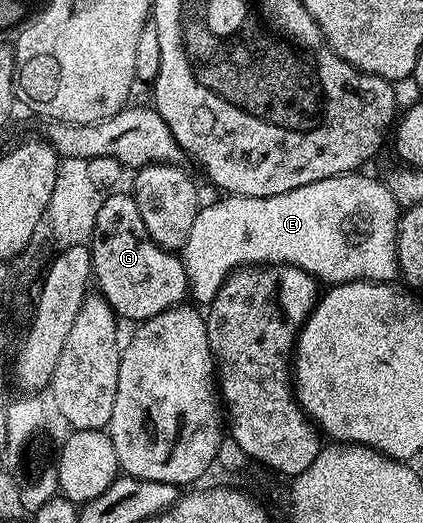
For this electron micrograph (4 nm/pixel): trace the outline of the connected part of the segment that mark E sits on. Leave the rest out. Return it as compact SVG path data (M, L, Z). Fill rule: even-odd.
M361 171L345 172L343 176L324 178L320 182L312 182L308 186L296 186L296 190L288 190L288 194L272 194L268 198L252 198L251 196L223 195L222 200L214 200L211 204L203 203L196 214L196 222L192 222L192 230L188 230L186 244L180 250L182 265L186 267L186 286L189 297L198 306L209 306L216 298L220 286L237 268L247 266L265 266L268 264L291 264L304 270L315 280L327 285L347 284L353 280L368 280L371 282L390 282L399 275L398 255L396 254L396 234L398 233L398 217L400 207L385 183L373 180L370 176L362 176Z

